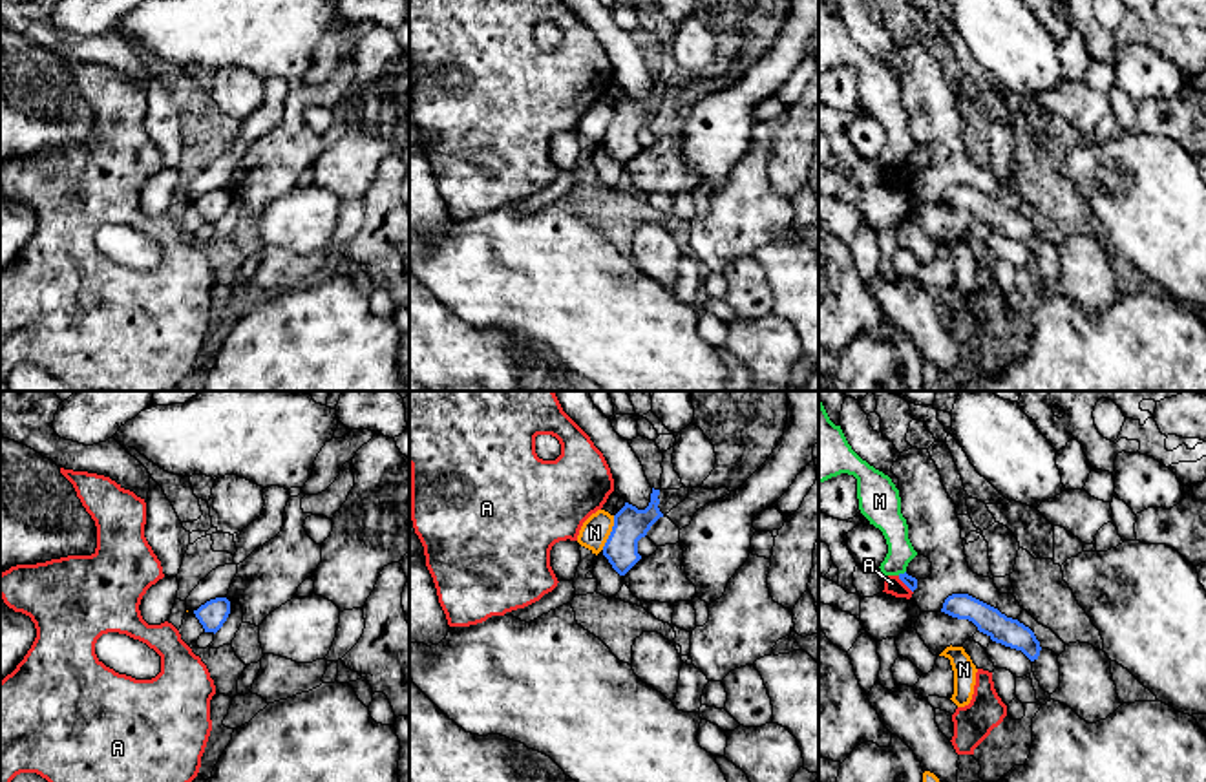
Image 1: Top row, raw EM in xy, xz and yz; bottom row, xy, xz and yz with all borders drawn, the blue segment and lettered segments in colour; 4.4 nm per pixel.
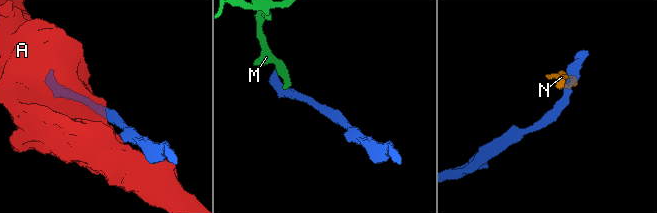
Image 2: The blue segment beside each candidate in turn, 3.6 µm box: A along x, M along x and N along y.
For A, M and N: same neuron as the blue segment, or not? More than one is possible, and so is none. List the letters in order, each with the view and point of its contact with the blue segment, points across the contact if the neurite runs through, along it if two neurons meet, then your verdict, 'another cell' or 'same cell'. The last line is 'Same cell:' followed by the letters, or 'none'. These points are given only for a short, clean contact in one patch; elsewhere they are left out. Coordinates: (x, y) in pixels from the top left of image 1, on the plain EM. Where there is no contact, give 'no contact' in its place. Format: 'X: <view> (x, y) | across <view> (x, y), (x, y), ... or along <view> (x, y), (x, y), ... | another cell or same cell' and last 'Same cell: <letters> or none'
A: yz (905, 174) | another cell
M: yz (901, 165) | along yz (905, 161), (898, 165) | another cell
N: xz (611, 123) | along xz (614, 106), (614, 116), (602, 139) | another cell
Same cell: none

